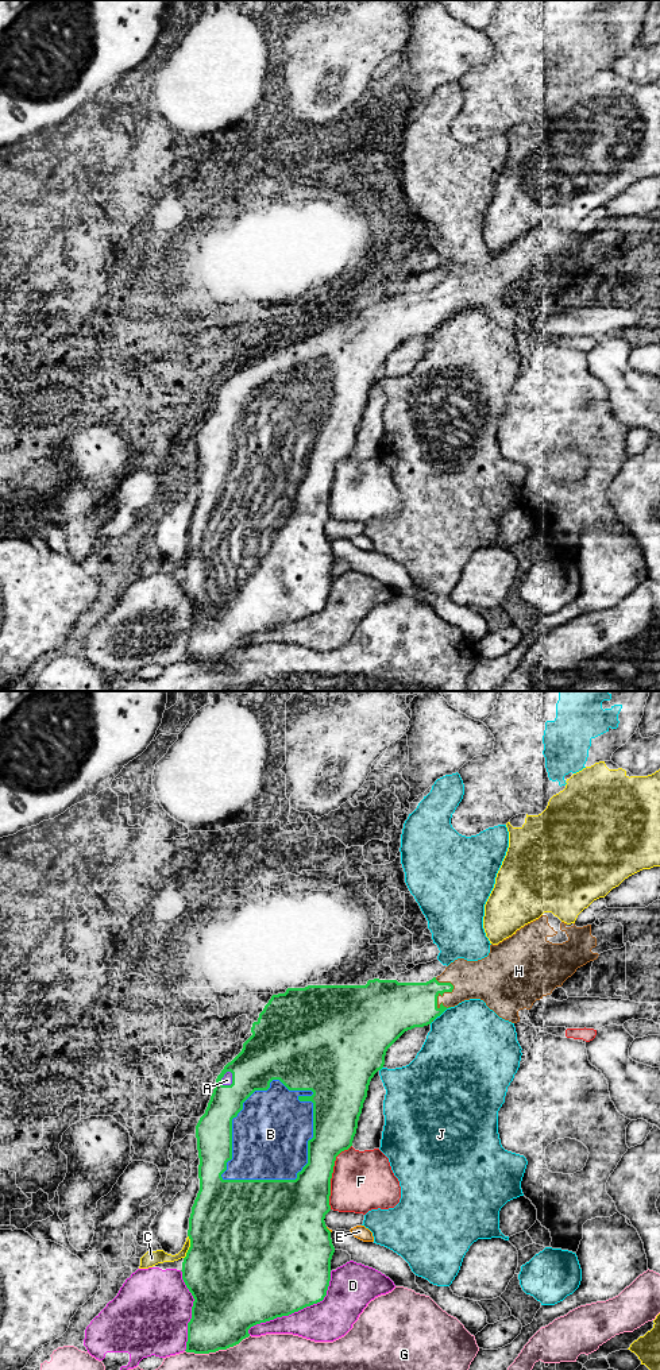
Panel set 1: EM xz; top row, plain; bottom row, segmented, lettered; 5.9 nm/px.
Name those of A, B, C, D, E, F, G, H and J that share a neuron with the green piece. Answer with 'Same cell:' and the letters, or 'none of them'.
Same cell: A, B, H

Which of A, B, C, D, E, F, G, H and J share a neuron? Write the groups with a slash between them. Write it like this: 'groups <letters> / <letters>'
groups A B H / C / D / E / F / G / J

